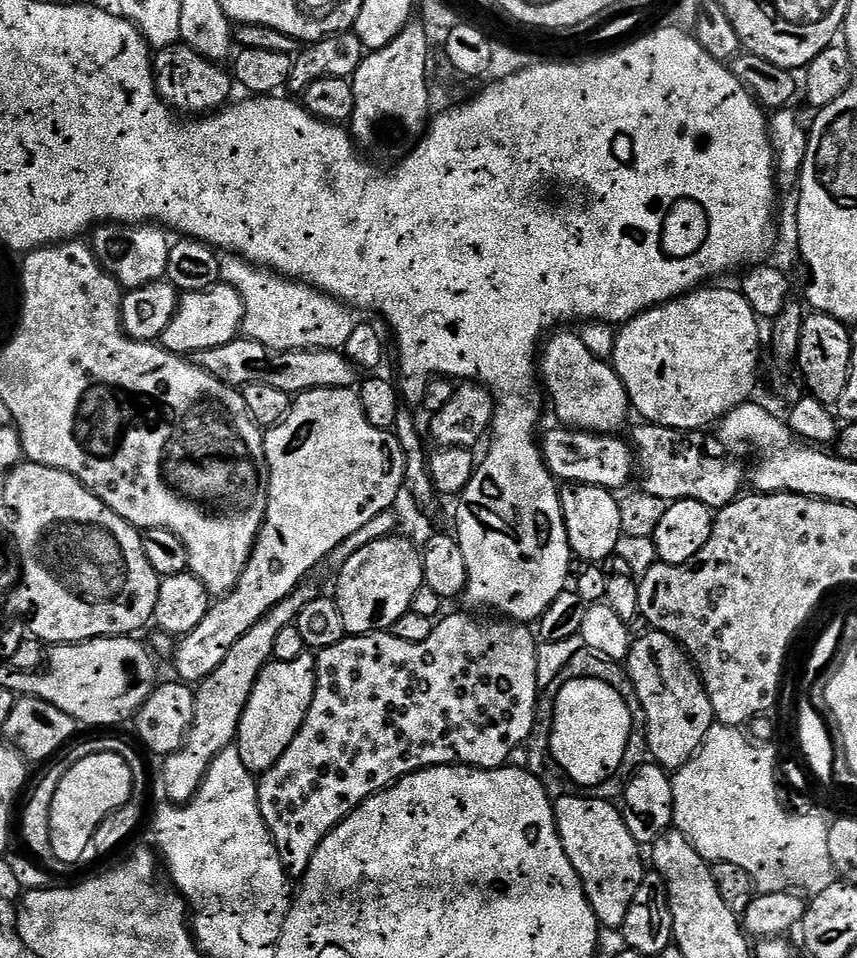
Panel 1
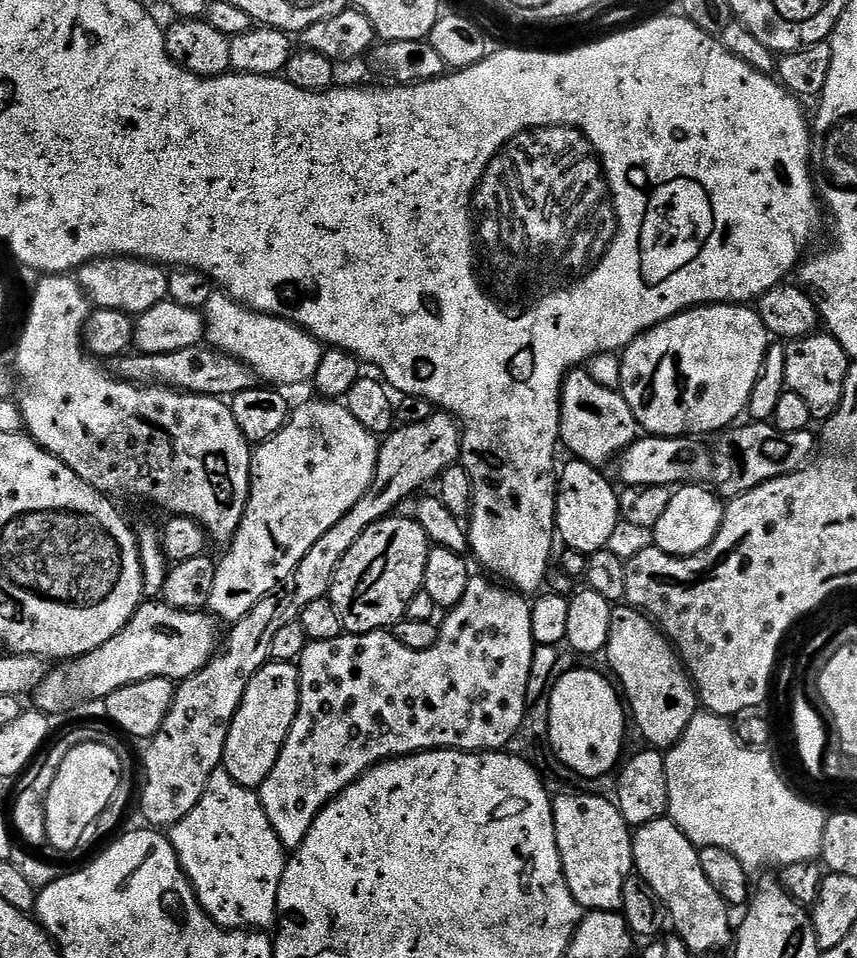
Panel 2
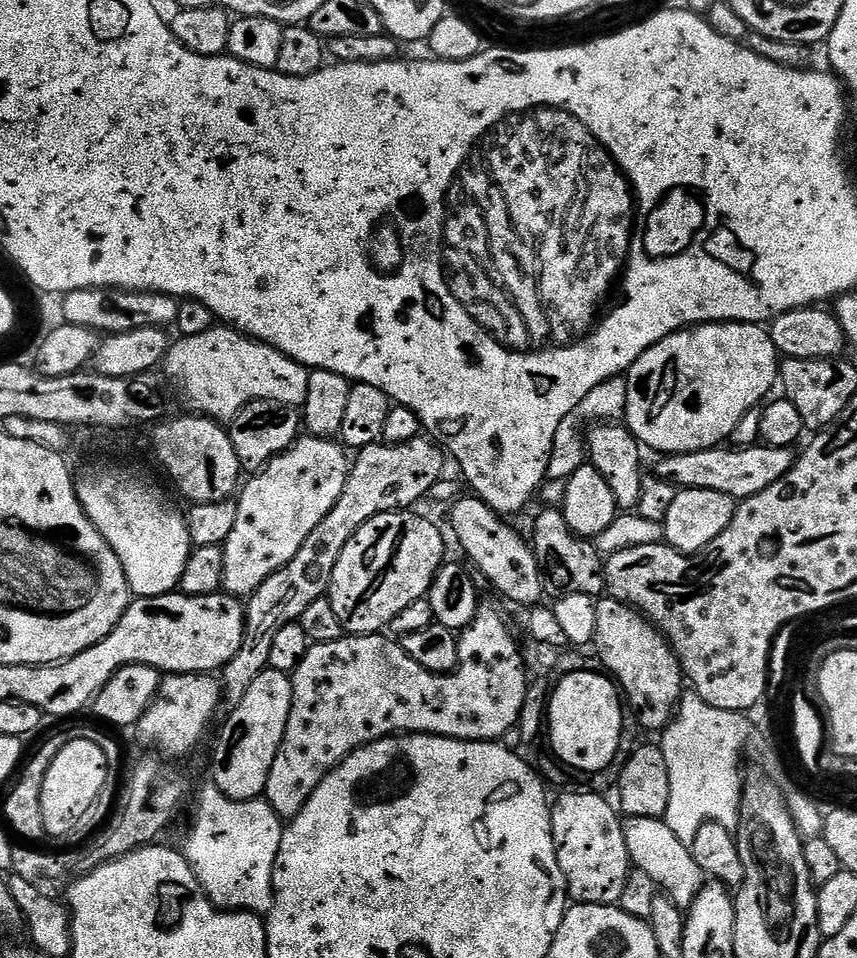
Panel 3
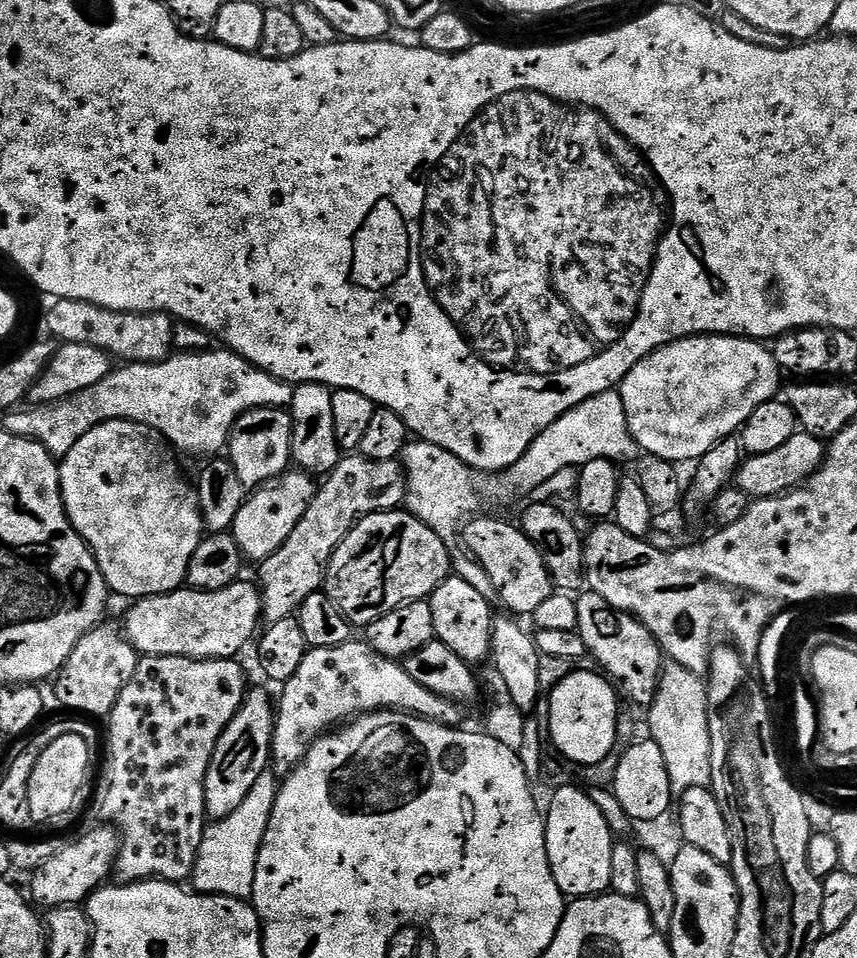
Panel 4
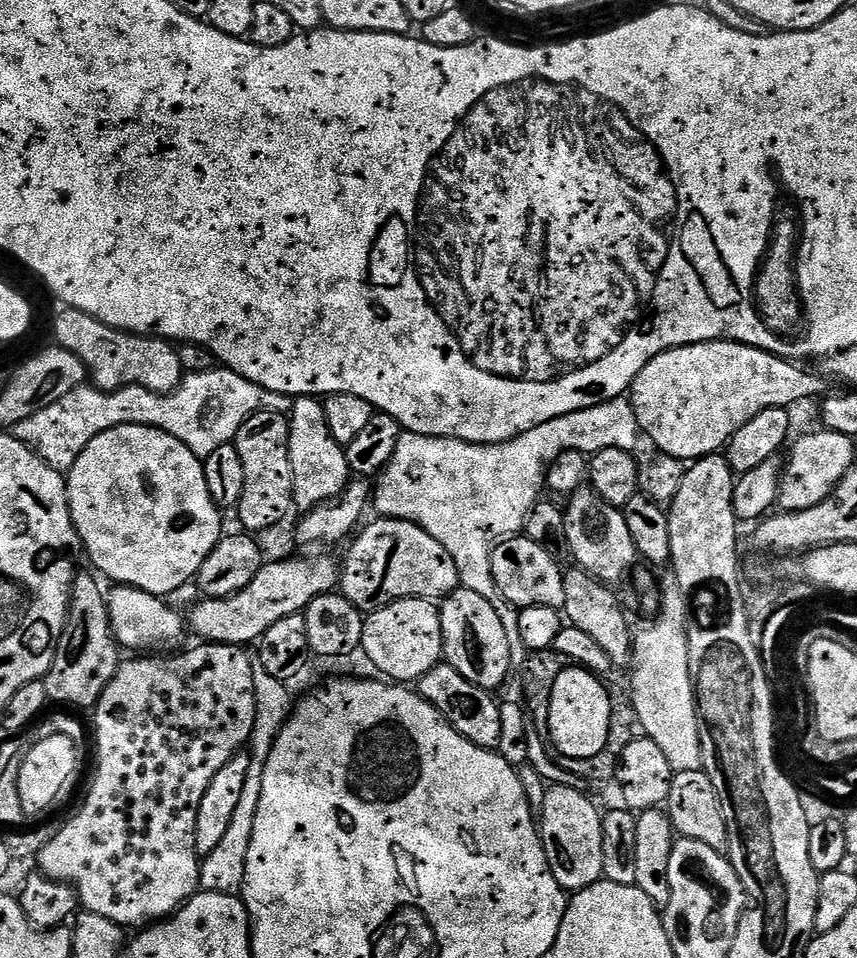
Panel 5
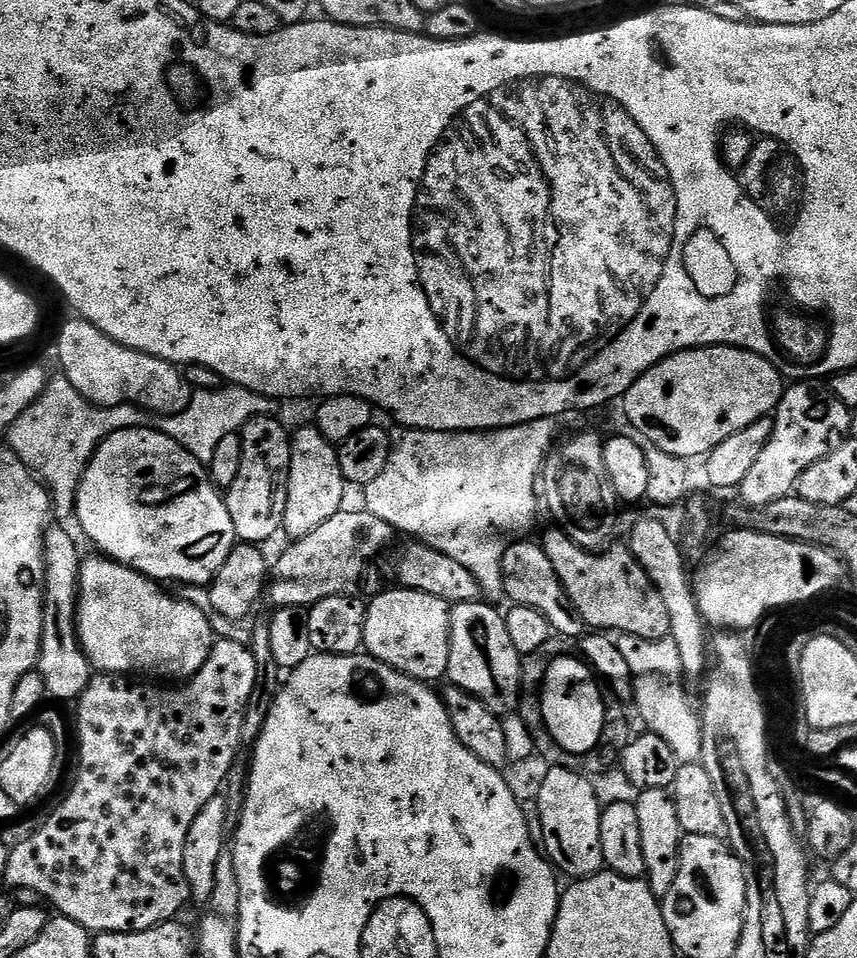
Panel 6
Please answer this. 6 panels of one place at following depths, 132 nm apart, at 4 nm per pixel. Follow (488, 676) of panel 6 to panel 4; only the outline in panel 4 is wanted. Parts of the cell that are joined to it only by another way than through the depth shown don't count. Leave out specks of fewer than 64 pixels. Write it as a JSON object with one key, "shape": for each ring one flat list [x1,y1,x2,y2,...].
{"shape":[[449,575,437,586,431,594,432,617,434,618,435,639,446,642,458,658,462,658,468,664,479,666,492,655,492,619,494,617,493,605,470,582,466,582,461,576]]}

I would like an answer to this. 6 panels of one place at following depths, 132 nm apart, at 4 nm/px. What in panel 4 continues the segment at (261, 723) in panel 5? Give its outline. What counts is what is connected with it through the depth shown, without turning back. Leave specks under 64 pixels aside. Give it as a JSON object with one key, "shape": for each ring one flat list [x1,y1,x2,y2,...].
{"shape":[[269,770,258,777,258,782,246,794,246,800,234,814,209,823,204,830,202,846,198,850,196,865,192,871,191,887,197,893,210,896,233,896,248,900,254,890,254,870,258,866,258,850,262,838,266,838,266,826,270,826,270,814,274,810,280,784,275,772]]}

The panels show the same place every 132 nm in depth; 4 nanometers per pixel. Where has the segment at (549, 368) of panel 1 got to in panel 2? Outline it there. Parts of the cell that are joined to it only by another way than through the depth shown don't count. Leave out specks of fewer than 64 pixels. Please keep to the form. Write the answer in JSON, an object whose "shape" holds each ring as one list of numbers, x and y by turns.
{"shape":[[586,370,569,372,560,391,560,444,568,447,575,459,604,470,636,439,638,425,634,410,630,410,623,394,602,386,602,382,594,382]]}

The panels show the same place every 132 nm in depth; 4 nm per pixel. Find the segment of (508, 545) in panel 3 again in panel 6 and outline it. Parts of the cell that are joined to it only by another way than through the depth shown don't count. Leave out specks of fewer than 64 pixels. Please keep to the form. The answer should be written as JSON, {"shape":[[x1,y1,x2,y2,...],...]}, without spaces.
{"shape":[[521,539,506,550,502,558,502,578,504,579,504,595,513,605,530,606,530,610,538,610,542,618,552,627,557,637,580,638,585,635,586,625,573,608,570,598,564,593,558,574,554,574,554,566,550,566,550,558,546,558,543,547,539,543]]}

